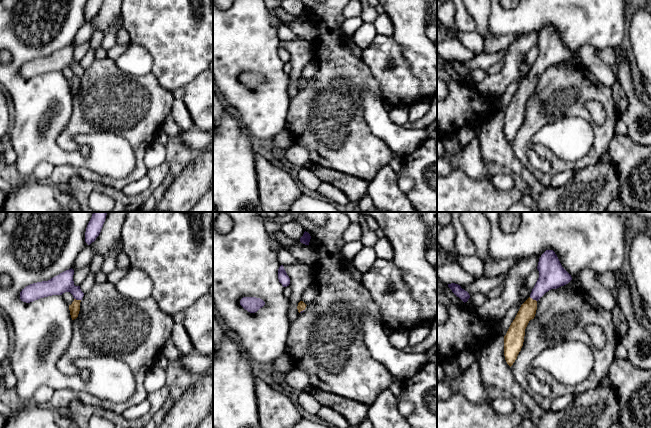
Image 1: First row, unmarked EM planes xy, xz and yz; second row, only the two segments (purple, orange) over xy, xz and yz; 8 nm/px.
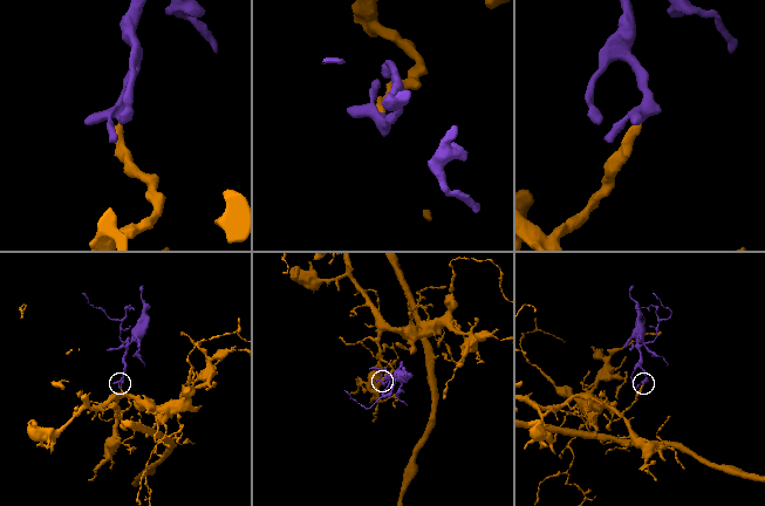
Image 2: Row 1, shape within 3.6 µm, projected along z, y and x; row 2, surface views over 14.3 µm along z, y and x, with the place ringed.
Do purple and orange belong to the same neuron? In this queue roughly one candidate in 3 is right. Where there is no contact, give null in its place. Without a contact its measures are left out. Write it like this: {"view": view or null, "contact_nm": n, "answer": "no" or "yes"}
{"view": "yz", "contact_nm": 70, "answer": "yes"}

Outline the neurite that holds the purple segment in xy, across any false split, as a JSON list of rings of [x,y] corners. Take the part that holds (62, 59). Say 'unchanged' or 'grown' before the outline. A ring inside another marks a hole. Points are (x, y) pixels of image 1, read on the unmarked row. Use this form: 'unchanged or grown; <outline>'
grown; [[[71,44],[59,51],[51,54],[48,57],[42,57],[26,62],[20,68],[20,75],[23,78],[30,79],[40,74],[62,71],[65,68],[70,68],[74,77],[69,81],[70,91],[72,96],[78,93],[80,87],[80,78],[84,72],[80,62],[75,62],[73,57],[74,46]]]

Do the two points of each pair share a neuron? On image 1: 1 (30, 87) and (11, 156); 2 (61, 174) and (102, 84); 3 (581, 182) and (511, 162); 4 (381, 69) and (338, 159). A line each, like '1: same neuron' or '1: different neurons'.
1: different neurons
2: same neuron
3: same neuron
4: different neurons

